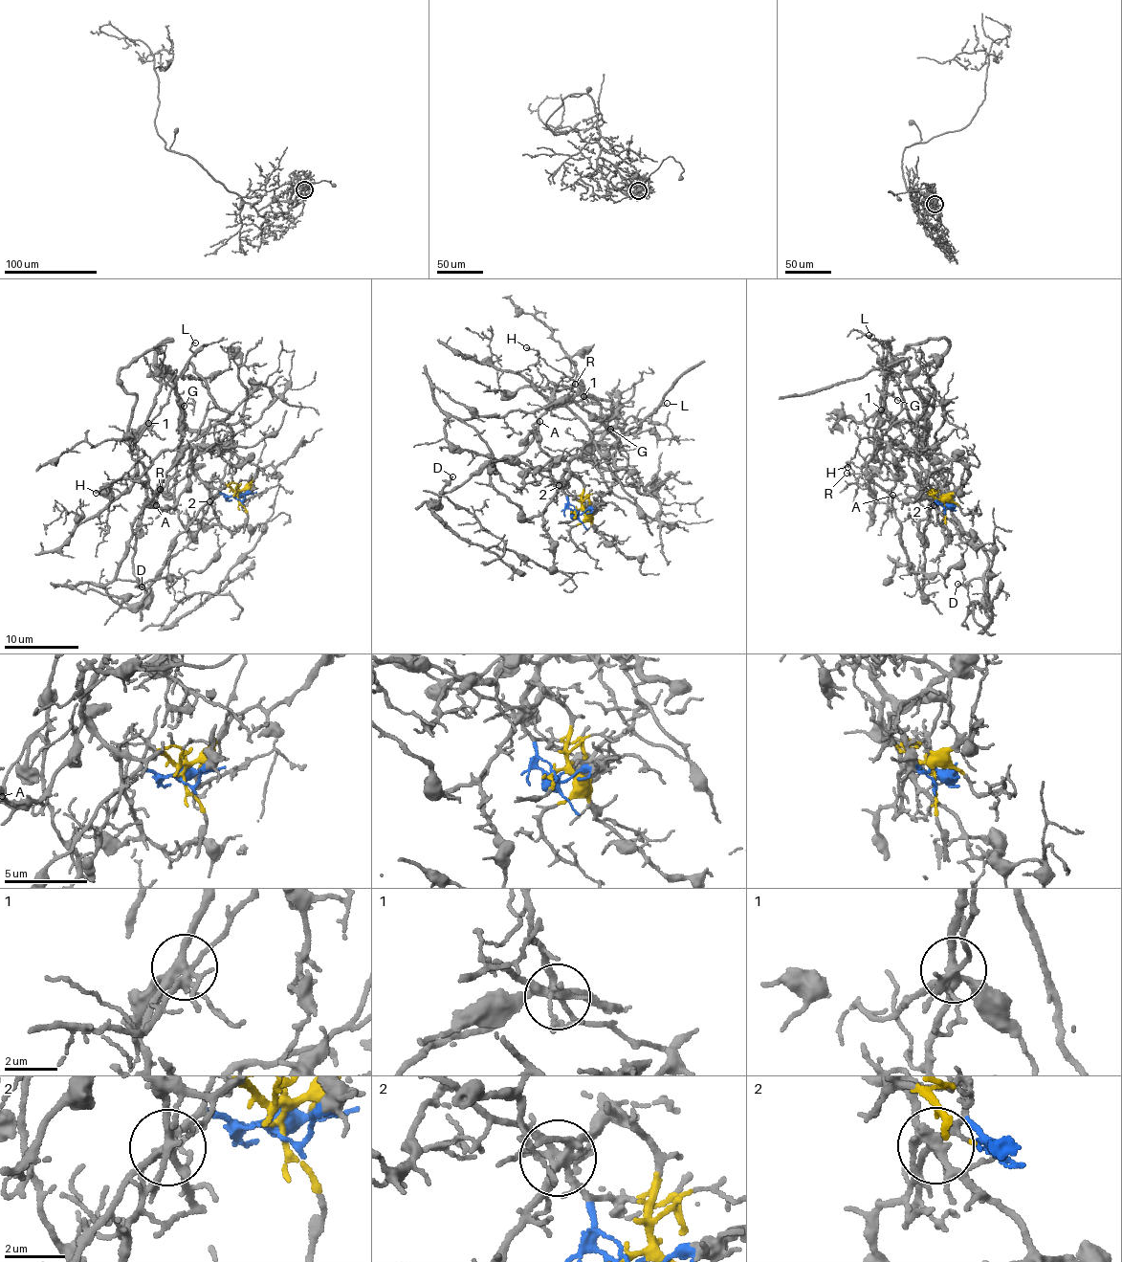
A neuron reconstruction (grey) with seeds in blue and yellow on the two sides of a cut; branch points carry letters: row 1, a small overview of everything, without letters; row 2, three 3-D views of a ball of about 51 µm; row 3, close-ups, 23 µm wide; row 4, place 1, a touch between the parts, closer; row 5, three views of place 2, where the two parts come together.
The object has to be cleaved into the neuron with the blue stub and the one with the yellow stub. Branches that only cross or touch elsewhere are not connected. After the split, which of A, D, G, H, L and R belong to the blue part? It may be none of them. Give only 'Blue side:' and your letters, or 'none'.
Blue side: R

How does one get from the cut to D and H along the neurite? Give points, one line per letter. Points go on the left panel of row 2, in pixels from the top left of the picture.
D: (237, 494), (199, 477), (192, 467), (202, 434), (181, 435), (175, 481), (143, 507), (133, 557), (142, 587)
H: (237, 494), (208, 485), (192, 467), (203, 438), (185, 422), (168, 373), (137, 443), (142, 458), (95, 493)

